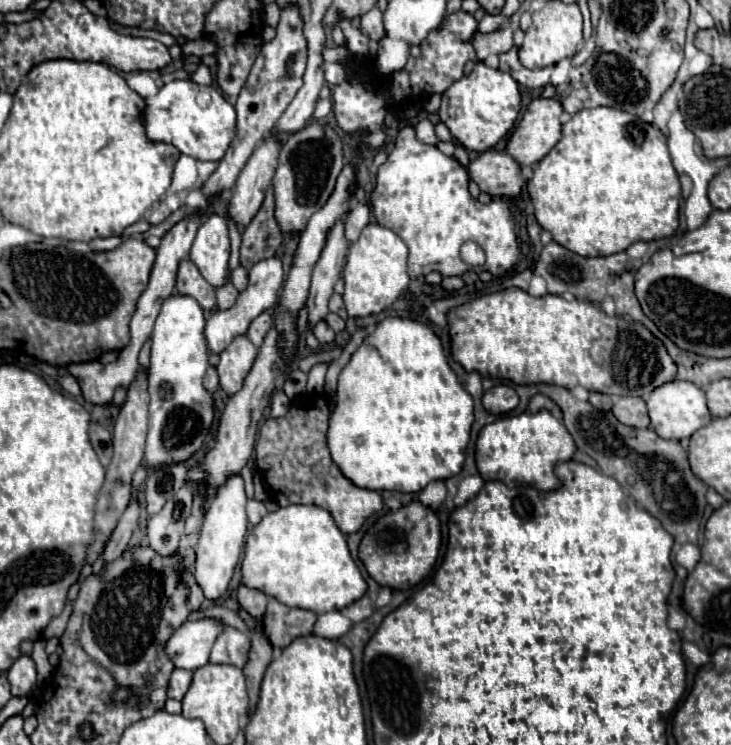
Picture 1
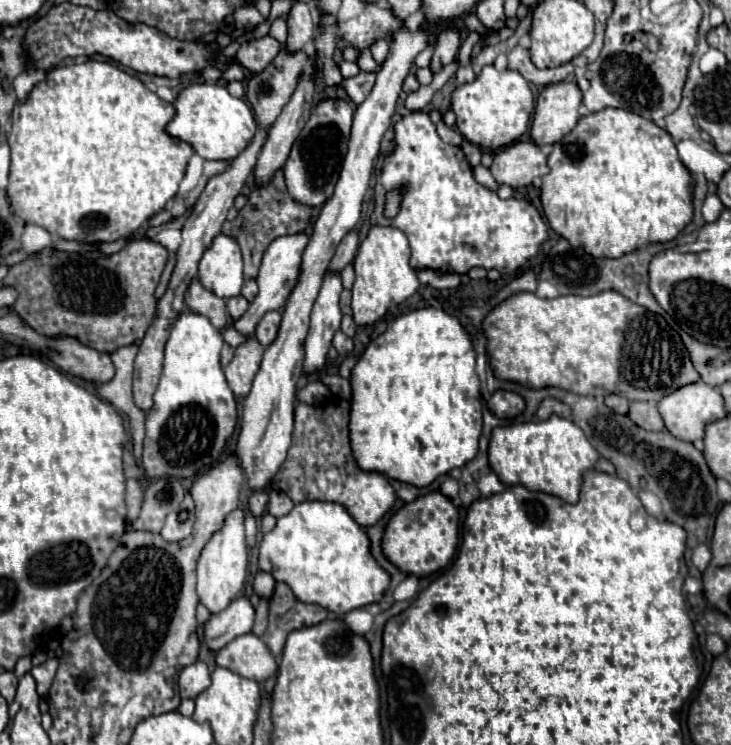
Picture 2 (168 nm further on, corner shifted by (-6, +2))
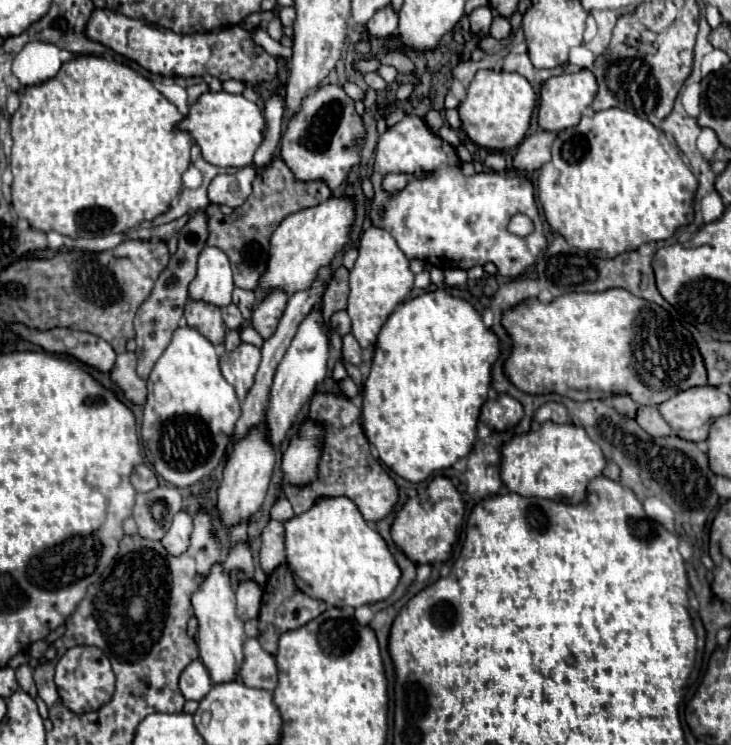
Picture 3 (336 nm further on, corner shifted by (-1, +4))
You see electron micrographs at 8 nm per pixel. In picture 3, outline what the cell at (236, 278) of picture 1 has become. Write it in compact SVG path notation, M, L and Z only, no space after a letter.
M235 288L233 302L239 306L243 318L249 320L251 312L253 312L253 304L255 304L255 292L253 290L243 290L243 288Z

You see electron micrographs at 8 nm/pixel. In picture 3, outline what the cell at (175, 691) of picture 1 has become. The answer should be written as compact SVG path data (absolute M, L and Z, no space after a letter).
M193 660L179 678L179 688L185 700L201 700L211 690L211 678L201 660Z

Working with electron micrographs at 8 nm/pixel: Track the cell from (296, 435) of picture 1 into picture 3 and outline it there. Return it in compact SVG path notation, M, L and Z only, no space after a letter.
M315 394L309 404L307 418L323 426L323 454L317 464L317 480L305 486L295 486L295 484L285 484L283 494L287 500L293 504L295 514L305 512L307 508L313 506L317 498L325 496L347 496L353 500L363 514L367 522L377 522L385 518L393 506L397 504L399 492L387 470L381 466L379 460L373 458L371 446L367 438L363 436L361 424L359 424L359 408L343 396L335 394Z

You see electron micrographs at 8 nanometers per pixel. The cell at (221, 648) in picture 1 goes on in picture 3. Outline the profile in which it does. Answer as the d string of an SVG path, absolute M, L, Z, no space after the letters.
M247 638L243 646L245 658L237 670L237 676L243 684L263 690L275 690L277 686L277 666L275 658L265 652L257 638Z

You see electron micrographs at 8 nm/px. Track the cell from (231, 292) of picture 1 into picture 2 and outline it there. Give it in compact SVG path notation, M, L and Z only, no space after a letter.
M234 296L226 300L226 310L232 316L232 320L238 320L246 312L246 308L248 308L248 300L244 296Z

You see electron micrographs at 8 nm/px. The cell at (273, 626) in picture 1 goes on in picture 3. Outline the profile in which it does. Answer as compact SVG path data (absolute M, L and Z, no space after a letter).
M279 566L267 580L267 586L263 590L263 604L261 604L261 612L259 612L259 640L263 644L263 648L269 654L275 654L277 648L277 638L287 632L287 630L295 630L301 628L303 624L307 624L309 620L317 618L321 612L325 612L325 602L321 600L313 600L307 594L303 594L301 590L295 588L291 574L287 572L285 566Z

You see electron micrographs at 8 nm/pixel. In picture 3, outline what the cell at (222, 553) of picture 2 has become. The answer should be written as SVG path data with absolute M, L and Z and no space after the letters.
M217 562L211 566L209 574L201 580L199 588L195 590L193 598L193 610L199 620L199 632L197 632L197 646L199 656L209 670L209 676L215 684L237 680L235 668L239 668L243 660L243 622L235 616L235 592L231 586L231 574L225 572L223 562Z

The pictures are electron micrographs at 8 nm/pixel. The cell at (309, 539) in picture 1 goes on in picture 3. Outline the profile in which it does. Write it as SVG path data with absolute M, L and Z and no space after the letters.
M321 498L307 512L283 522L285 526L285 566L293 574L295 586L315 600L323 600L335 608L359 608L363 604L381 602L395 590L401 570L395 564L385 540L363 520L357 506L349 498Z

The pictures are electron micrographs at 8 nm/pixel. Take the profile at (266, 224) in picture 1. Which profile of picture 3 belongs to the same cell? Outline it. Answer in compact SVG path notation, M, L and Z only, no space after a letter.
M275 158L269 166L265 166L263 170L259 170L259 174L255 176L253 180L253 194L247 198L247 202L239 208L233 210L233 214L229 216L223 216L219 206L217 204L211 204L207 208L207 214L209 214L209 240L207 244L209 246L217 246L221 248L223 252L227 252L231 264L235 264L237 268L233 268L233 276L235 276L235 286L239 288L245 288L245 290L255 290L257 288L257 282L261 278L261 274L265 272L265 266L267 266L267 250L269 250L269 234L275 226L281 224L283 218L287 218L291 212L299 212L303 208L313 208L313 206L319 206L321 202L325 202L327 198L331 196L331 190L327 188L327 184L323 182L311 182L311 184L303 184L303 182L297 182L293 176L291 176L291 170L285 166L285 162L281 158Z

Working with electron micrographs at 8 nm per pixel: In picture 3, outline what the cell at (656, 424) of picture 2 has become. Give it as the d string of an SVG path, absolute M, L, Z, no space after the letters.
M639 406L635 420L651 436L669 436L671 434L669 424L661 418L661 414L655 406Z

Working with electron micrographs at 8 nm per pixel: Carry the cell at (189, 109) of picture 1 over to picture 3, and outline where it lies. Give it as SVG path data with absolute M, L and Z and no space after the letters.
M205 92L197 98L195 104L189 106L187 116L177 124L179 130L185 130L193 136L195 144L201 148L203 158L209 164L227 168L243 168L253 162L253 154L263 140L265 118L257 104L245 100L241 94L229 92Z

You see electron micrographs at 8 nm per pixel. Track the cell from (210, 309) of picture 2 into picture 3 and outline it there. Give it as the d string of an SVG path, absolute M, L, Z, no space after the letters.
M189 298L185 304L185 318L187 318L187 326L203 332L203 336L207 336L215 346L223 342L225 322L221 318L219 306Z

